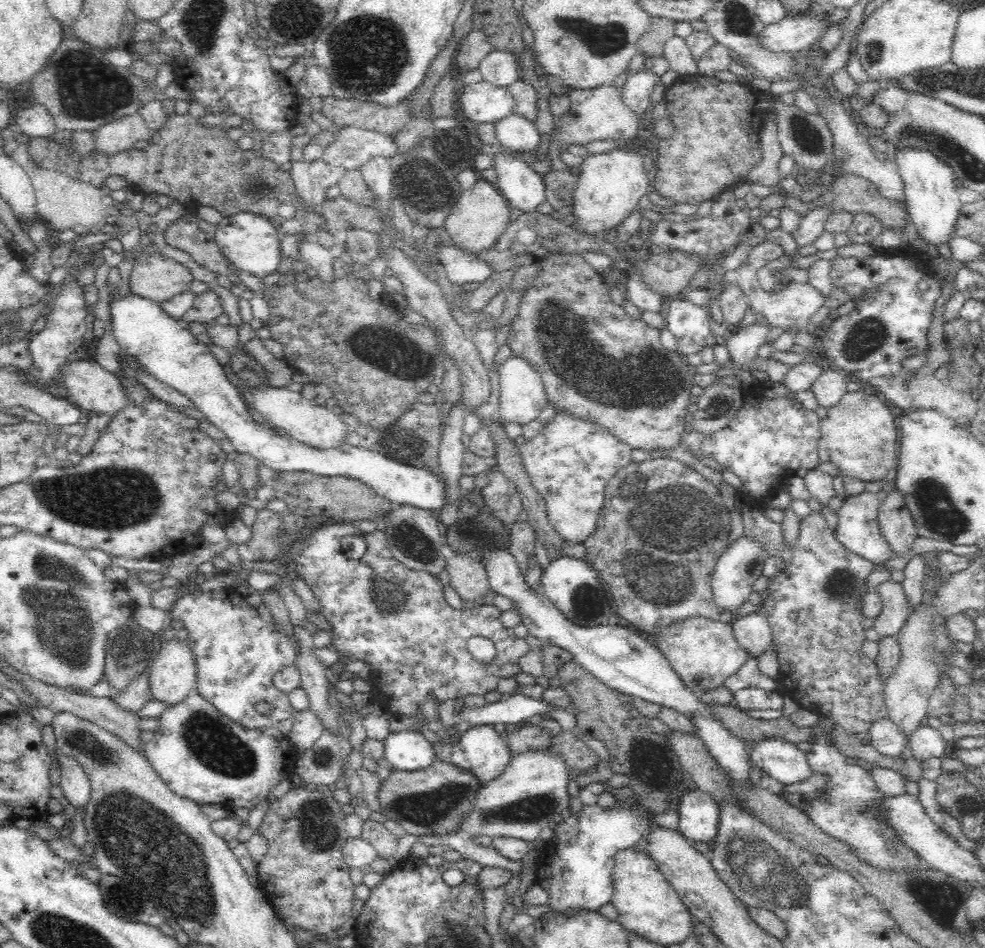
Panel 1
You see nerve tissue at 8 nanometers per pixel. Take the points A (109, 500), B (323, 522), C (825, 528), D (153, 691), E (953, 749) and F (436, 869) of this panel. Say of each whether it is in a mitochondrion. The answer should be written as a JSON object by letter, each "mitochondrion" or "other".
{"A":"mitochondrion","B":"other","C":"other","D":"other","E":"other","F":"other"}

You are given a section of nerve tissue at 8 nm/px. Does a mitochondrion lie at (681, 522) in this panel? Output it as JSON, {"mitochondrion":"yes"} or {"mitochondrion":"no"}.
{"mitochondrion":"yes"}

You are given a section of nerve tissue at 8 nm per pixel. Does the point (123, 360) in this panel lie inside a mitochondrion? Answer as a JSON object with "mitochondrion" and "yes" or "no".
{"mitochondrion":"no"}

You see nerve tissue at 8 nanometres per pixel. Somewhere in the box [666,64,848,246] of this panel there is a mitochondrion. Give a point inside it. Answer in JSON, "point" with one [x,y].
{"point":[803,133]}

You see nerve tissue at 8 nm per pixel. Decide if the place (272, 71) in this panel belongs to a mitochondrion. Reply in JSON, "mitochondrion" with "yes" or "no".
{"mitochondrion":"no"}

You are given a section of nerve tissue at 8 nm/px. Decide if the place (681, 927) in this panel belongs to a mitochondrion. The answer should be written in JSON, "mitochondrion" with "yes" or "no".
{"mitochondrion":"no"}

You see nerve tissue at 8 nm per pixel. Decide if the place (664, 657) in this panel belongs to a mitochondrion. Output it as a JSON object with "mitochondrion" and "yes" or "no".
{"mitochondrion":"no"}

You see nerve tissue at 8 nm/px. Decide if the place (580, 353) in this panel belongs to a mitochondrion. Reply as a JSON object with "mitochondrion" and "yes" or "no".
{"mitochondrion":"yes"}

